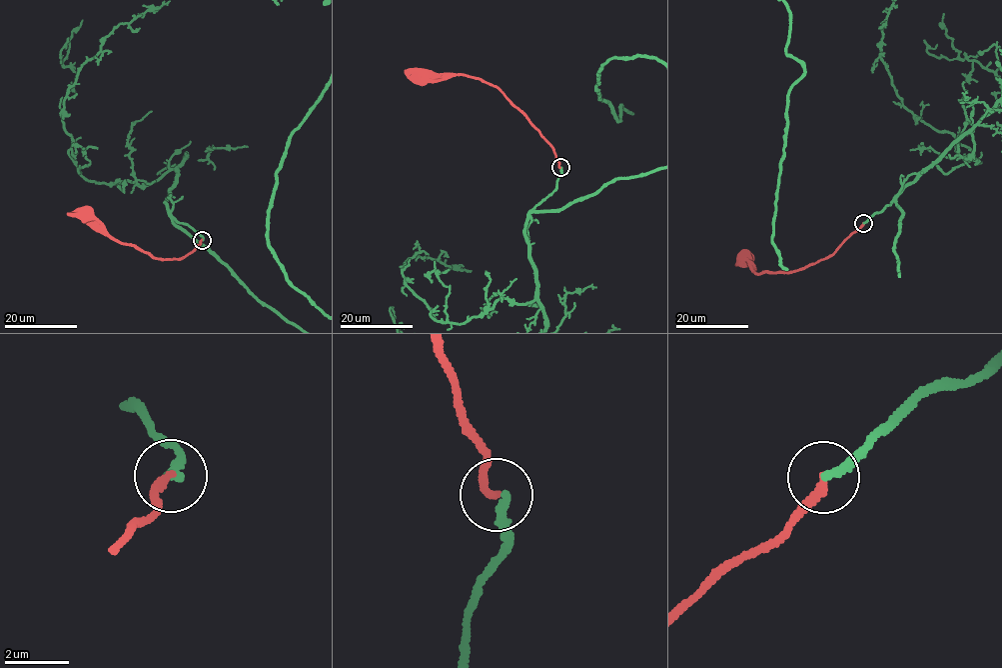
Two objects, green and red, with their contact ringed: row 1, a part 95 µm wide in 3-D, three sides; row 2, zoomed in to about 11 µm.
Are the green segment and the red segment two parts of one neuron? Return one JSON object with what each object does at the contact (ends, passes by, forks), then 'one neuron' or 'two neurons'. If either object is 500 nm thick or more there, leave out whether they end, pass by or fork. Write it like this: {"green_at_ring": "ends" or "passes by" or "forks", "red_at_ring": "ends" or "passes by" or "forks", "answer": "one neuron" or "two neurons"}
{"green_at_ring": "ends", "red_at_ring": "ends", "answer": "one neuron"}

